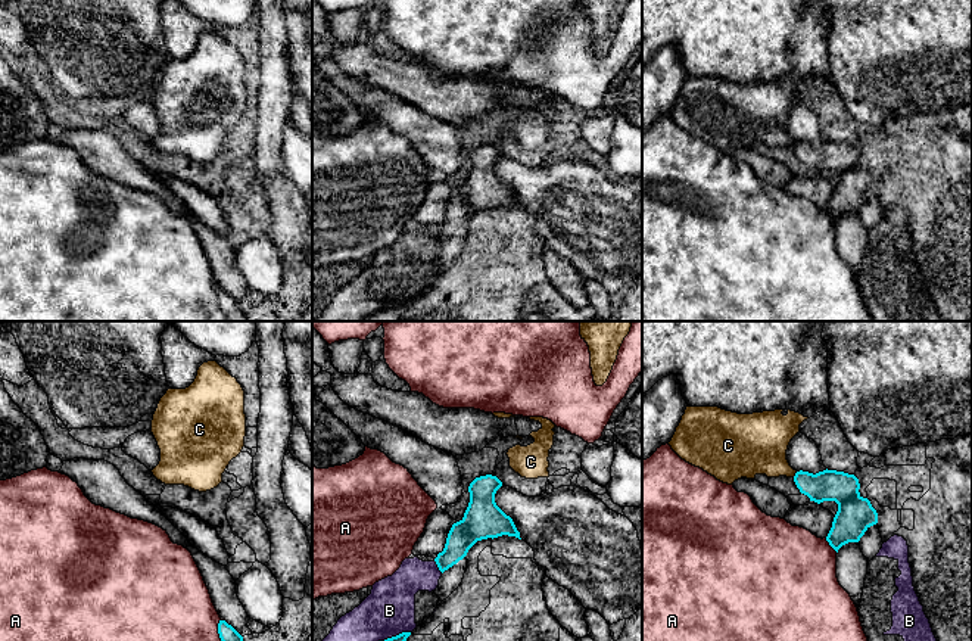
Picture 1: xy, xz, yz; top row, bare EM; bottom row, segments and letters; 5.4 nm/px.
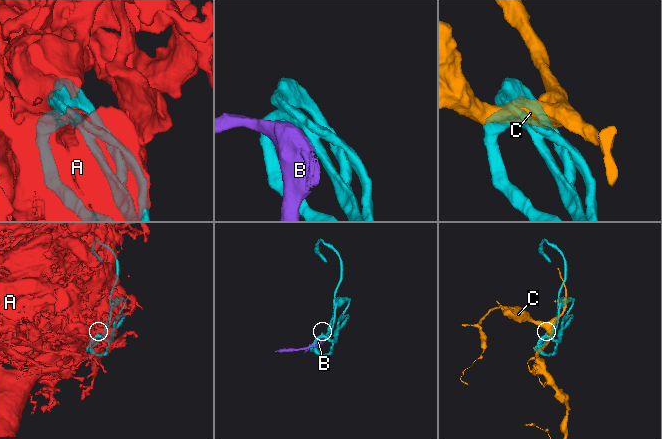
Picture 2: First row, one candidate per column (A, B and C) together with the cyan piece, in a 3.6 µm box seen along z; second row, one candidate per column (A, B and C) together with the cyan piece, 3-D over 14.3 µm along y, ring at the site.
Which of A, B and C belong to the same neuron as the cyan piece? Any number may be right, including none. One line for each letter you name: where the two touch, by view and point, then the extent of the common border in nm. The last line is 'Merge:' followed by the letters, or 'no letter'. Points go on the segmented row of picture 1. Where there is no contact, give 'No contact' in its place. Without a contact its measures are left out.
Merge: no letter

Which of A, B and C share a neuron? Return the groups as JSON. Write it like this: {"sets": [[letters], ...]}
{"sets": [["A"], ["B"], ["C"]]}

